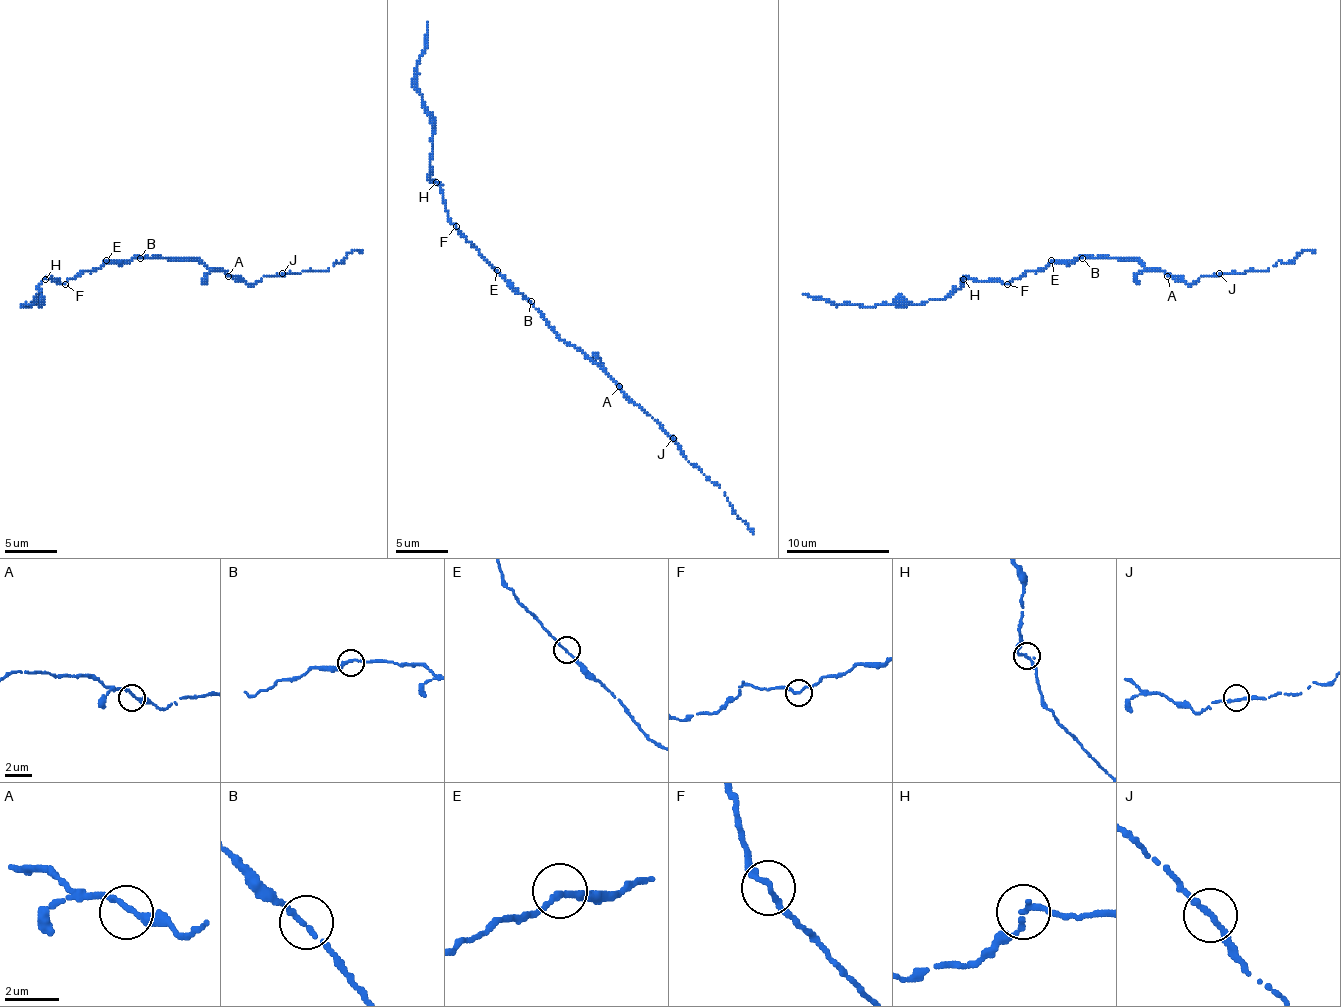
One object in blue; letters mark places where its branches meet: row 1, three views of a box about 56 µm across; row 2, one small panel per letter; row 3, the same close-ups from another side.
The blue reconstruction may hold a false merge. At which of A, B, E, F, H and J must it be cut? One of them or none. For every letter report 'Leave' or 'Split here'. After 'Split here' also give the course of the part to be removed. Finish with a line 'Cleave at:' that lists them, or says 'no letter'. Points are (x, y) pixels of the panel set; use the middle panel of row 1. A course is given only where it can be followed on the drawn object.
A: Leave
B: Leave
E: Leave
F: Leave
H: Leave
J: Leave
Cleave at: no letter

